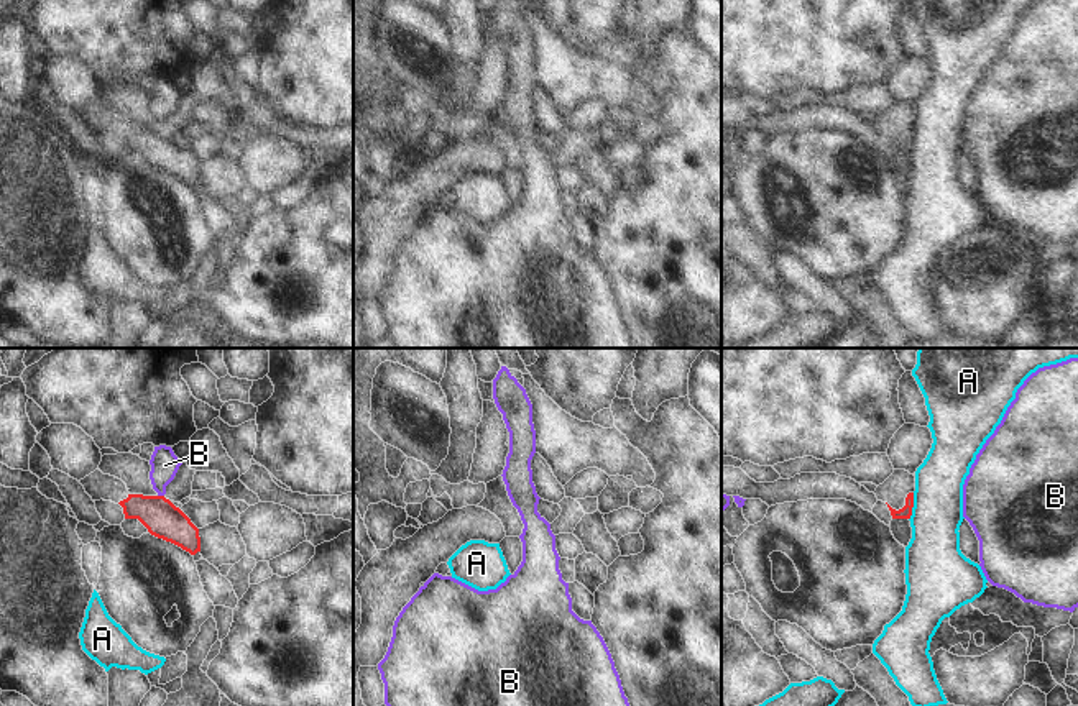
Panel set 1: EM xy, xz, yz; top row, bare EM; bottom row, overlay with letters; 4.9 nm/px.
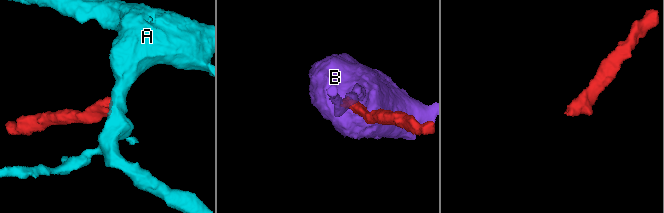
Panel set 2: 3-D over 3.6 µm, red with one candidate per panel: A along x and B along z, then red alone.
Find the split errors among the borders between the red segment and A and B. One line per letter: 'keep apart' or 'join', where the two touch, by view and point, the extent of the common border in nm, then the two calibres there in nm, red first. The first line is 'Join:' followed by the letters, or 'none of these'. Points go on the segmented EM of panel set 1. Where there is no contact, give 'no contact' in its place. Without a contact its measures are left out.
Join: none of these
A: keep apart | yz (912, 506) | 140 nm | 60/260 nm
B: keep apart | xy (161, 496) | 30 nm | 180/140 nm

